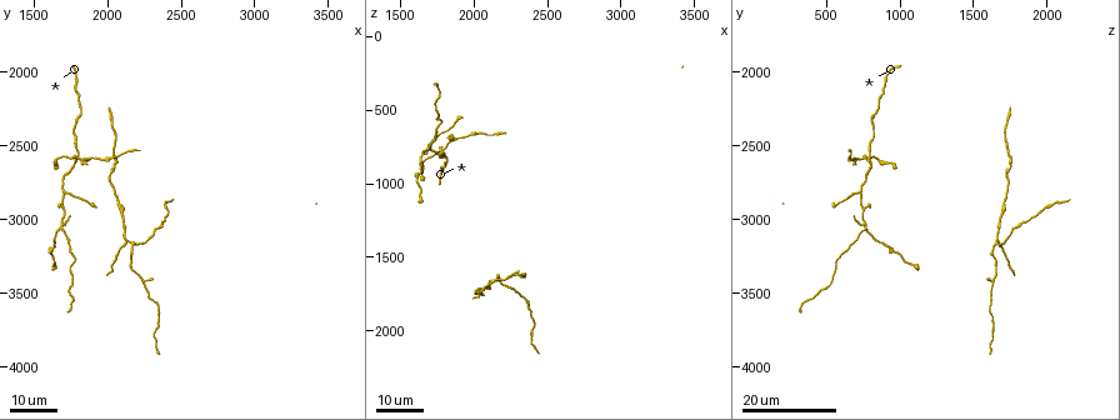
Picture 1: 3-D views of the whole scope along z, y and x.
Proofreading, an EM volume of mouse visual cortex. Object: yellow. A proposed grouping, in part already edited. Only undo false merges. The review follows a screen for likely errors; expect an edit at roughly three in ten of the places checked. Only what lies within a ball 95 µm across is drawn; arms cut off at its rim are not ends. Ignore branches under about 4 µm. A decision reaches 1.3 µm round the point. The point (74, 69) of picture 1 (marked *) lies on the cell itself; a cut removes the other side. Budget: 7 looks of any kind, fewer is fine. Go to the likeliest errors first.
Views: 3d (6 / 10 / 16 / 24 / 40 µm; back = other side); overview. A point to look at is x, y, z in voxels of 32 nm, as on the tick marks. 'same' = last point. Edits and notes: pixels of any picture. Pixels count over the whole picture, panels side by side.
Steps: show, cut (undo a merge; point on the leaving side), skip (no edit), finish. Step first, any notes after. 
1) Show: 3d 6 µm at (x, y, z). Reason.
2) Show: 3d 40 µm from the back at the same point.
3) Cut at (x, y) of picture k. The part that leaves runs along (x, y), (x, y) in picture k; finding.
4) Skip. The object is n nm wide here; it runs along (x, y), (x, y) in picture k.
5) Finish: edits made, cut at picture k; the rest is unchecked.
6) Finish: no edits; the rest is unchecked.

Show: 3d 16 µm at (1800, 2600, 780). Looks like a crossing.

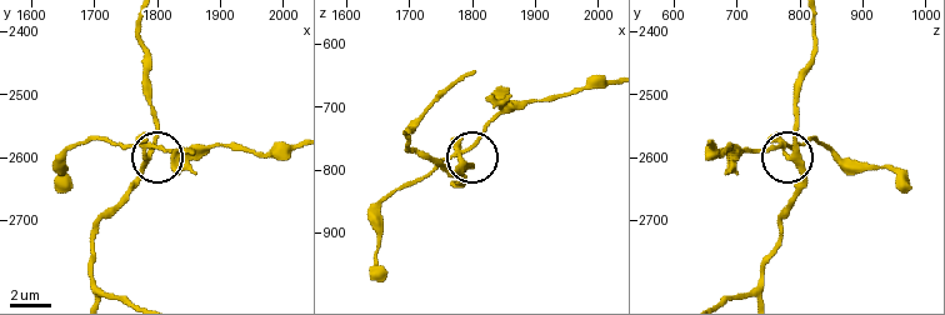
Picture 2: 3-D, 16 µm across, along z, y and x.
Show: 3d 6 µm at (1775, 2585, 775).

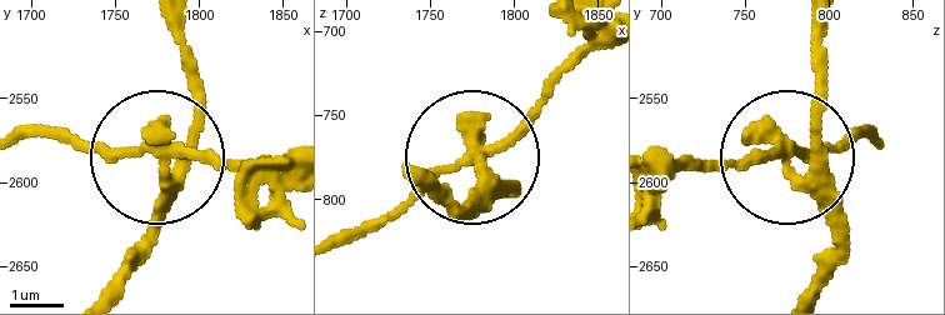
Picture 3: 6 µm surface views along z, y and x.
Cut at (223, 163) of picture 3. The part that leaves runs along (781, 174), (755, 151), (674, 165) in picture 3; two cells meet here.

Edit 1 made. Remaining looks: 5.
Show: 3d 24 µm at (1680, 3040, 780). Small branch off a trunk.

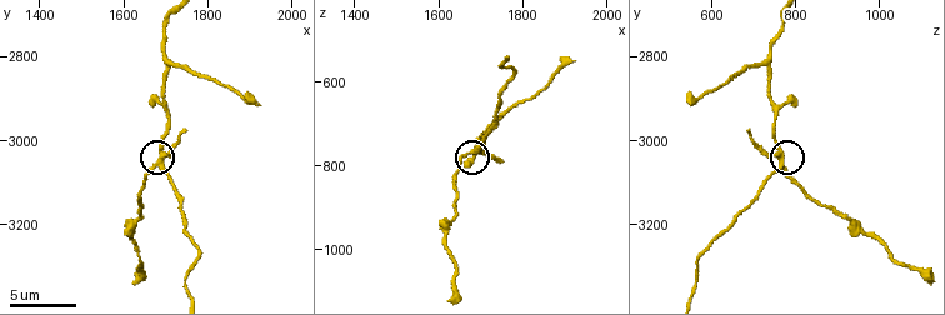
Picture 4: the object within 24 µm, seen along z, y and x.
Show: 3d 6 µm at (1690, 3065, 765).

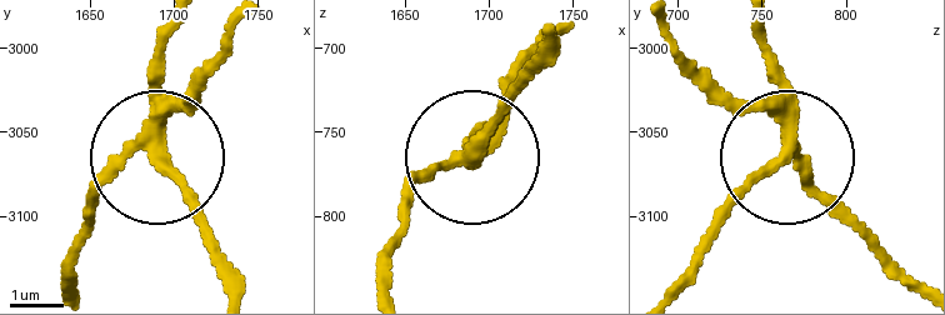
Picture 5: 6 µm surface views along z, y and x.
Cut at (103, 175) of picture 5. The object is 240 nm wide here; the part that leaves runs along (154, 130), (95, 205), (73, 281) in picture 5; two cells meet here.

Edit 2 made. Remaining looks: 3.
Show: 3d 10 µm at (1710, 2820, 725). Three-way junction.

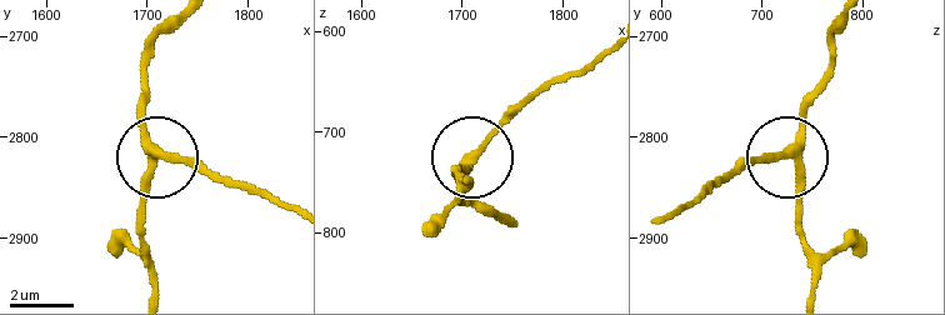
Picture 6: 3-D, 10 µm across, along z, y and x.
Skip. 3 arms meet here; it runs along (175, 21), (143, 79), (154, 168), (143, 229) in picture 6; all the same cell.

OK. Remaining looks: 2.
Finish: edits made, cut at picture 3, cut at picture 5; the rest is unchecked.

